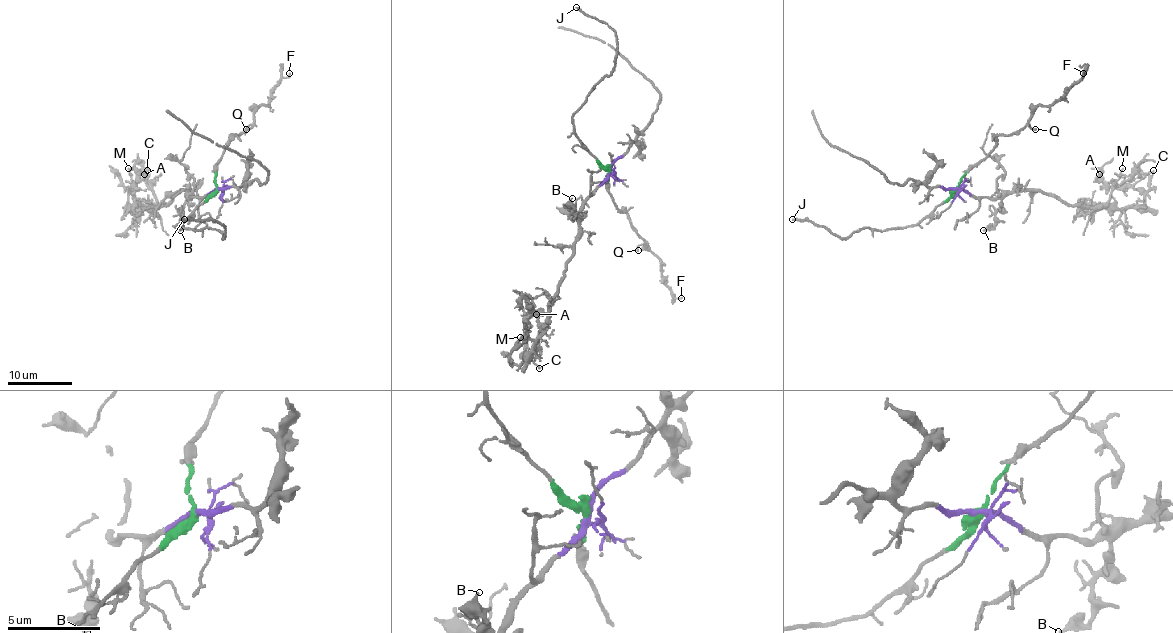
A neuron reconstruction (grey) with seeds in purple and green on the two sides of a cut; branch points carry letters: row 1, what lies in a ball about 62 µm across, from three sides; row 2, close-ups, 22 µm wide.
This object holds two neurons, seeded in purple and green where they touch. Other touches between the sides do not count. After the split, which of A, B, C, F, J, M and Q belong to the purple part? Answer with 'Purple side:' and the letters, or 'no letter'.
Purple side: A, B, C, M

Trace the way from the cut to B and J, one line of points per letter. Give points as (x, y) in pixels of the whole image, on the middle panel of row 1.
B: (609, 170), (609, 177), (578, 215), (572, 211), (572, 198)
J: (609, 170), (575, 135), (572, 114), (609, 75), (615, 62), (615, 33), (604, 22), (575, 8)

